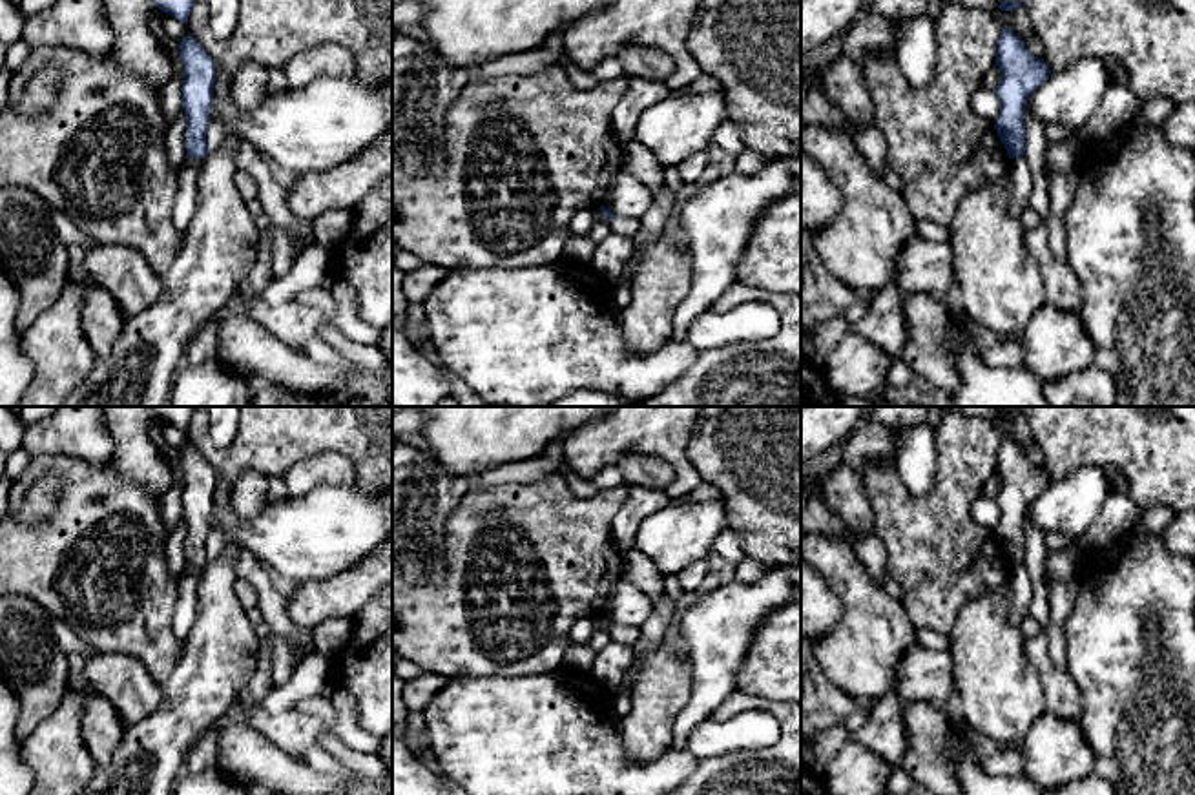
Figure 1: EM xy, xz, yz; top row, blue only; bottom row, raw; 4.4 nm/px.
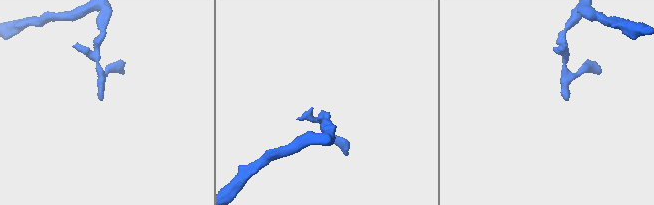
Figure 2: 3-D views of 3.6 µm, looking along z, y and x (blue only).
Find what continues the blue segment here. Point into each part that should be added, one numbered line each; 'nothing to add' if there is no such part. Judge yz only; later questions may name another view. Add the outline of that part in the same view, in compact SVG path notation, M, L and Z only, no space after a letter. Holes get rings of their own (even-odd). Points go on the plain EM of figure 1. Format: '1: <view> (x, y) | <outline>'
nothing to add

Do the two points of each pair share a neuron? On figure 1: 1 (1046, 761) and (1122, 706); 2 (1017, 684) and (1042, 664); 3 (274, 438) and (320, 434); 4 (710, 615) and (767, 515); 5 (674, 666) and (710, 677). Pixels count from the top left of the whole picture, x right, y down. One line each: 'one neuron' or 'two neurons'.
1: two neurons
2: two neurons
3: one neuron
4: two neurons
5: two neurons

